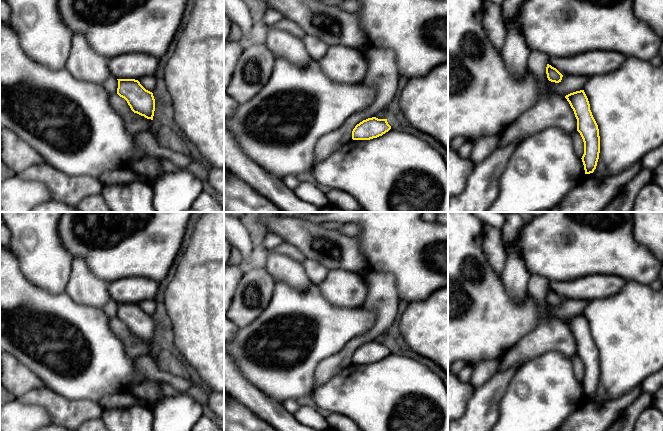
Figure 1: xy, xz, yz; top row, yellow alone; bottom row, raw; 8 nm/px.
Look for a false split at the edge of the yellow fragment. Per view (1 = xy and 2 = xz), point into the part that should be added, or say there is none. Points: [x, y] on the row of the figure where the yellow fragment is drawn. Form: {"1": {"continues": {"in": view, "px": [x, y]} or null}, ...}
{"1": {"continues": null}, "2": {"continues": null}}

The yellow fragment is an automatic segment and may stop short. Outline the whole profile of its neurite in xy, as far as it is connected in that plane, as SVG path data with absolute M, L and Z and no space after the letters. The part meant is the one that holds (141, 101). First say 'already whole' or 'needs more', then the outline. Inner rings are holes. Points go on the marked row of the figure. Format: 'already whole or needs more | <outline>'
already whole | M117 80L117 94L127 101L131 110L147 119L153 120L155 111L155 99L153 93L146 90L138 80Z

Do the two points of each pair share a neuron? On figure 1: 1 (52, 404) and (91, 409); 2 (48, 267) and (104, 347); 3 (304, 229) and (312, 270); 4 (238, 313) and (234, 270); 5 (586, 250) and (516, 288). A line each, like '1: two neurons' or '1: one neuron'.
1: one neuron
2: two neurons
3: two neurons
4: two neurons
5: two neurons

